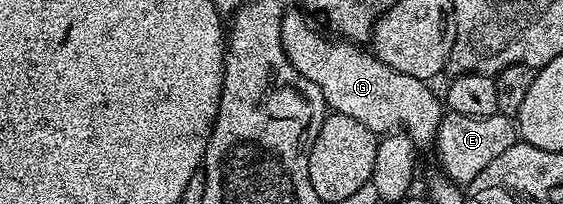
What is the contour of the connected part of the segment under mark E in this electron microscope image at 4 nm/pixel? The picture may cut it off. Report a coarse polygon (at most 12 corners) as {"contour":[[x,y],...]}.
{"contour":[[446,111],[440,171],[467,186],[518,143],[508,116]]}

